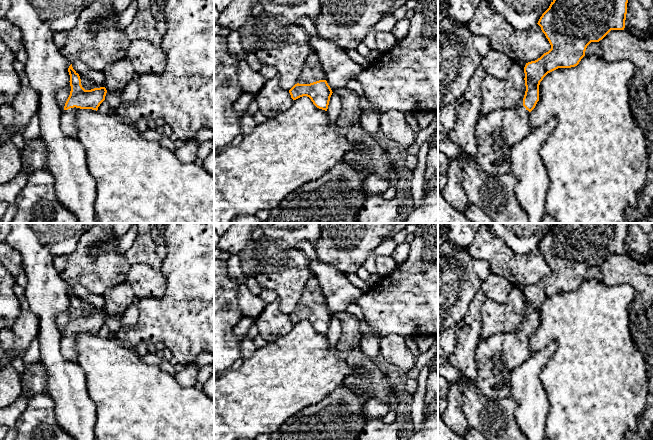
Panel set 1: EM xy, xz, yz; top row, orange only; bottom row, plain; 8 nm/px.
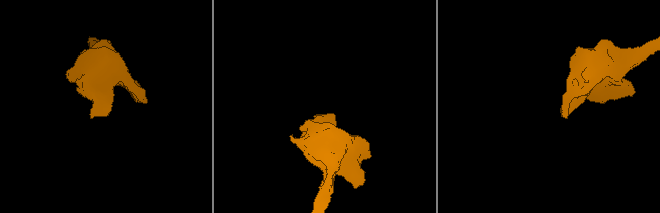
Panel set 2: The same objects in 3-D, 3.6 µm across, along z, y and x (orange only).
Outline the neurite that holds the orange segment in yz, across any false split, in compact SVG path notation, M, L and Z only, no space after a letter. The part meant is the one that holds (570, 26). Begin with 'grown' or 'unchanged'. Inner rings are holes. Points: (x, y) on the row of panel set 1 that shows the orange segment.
grown | M553 0L538 21L551 49L524 67L526 91L515 108L497 109L481 116L476 128L476 165L493 174L511 173L510 149L531 131L529 115L539 101L539 85L543 78L558 68L579 64L591 42L599 42L611 30L624 30L628 0Z

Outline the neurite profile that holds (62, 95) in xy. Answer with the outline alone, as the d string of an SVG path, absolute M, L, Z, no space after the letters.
M69 82L65 87L59 89L56 94L58 102L63 111L64 111L65 103L70 95L70 91L71 91L71 86L70 86L70 82Z

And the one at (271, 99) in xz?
M279 76L266 80L263 87L255 95L259 111L267 118L284 112L293 104L289 90L279 85Z

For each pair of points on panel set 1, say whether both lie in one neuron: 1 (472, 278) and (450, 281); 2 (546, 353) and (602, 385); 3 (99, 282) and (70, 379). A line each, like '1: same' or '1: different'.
1: same
2: different
3: different

